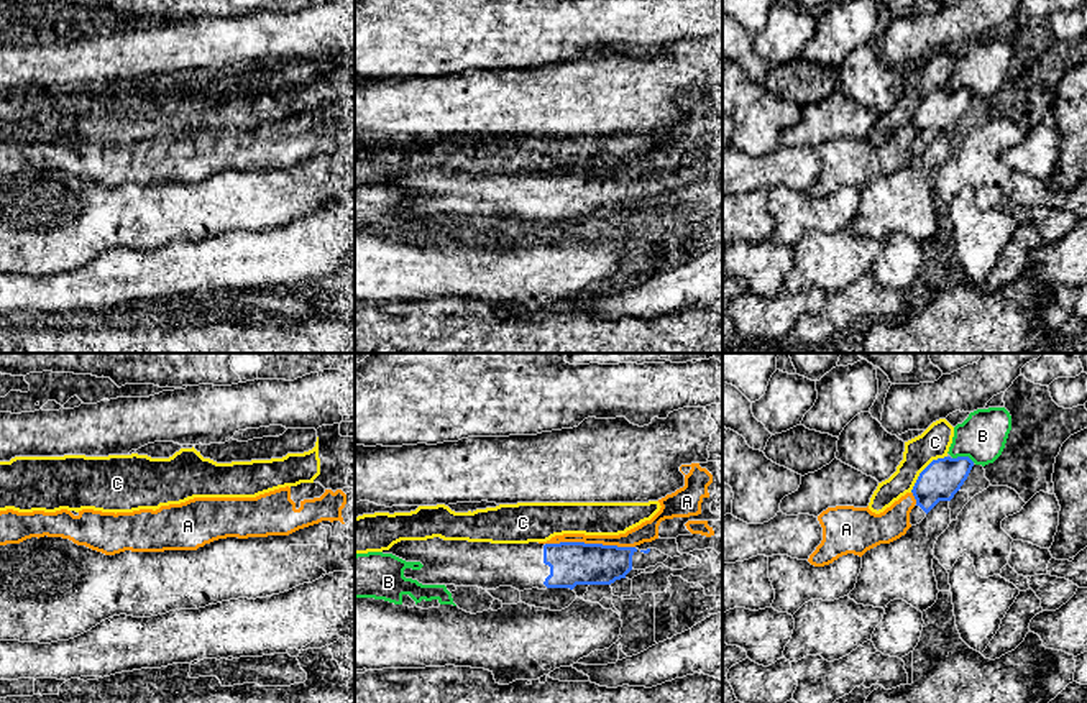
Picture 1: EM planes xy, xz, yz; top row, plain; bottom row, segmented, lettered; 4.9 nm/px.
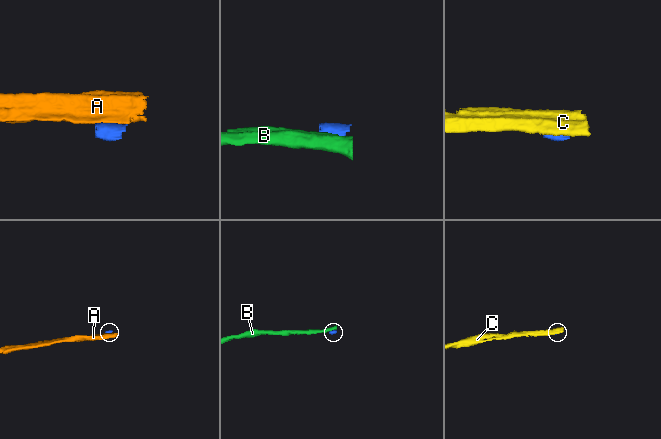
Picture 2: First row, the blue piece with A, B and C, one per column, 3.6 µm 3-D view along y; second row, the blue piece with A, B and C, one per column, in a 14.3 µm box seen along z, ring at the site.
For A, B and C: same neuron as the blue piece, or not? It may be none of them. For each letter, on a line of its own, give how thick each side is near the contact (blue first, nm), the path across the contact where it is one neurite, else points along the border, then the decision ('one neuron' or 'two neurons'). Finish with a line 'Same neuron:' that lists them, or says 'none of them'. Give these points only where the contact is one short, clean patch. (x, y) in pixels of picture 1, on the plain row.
A: 220/90 nm | along xz (545, 174), (601, 174), (634, 179) | two neurons
B: 190/240 nm | along yz (953, 89), (969, 89), (974, 94) | two neurons
C: 190/150 nm | two neurons
Same neuron: none of them

